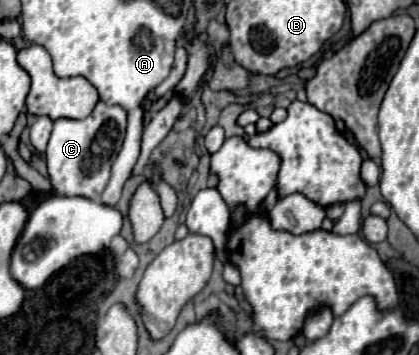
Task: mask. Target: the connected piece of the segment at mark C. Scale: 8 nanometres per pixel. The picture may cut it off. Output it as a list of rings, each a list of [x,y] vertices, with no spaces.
[[[98,102],[94,112],[84,120],[60,118],[54,122],[54,130],[46,150],[48,178],[56,196],[82,196],[96,200],[104,192],[110,180],[110,168],[122,148],[126,132],[126,110],[122,106],[108,106]]]

